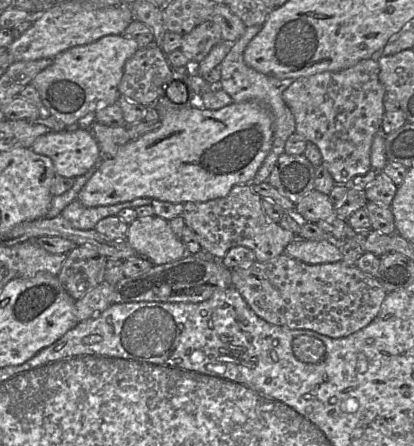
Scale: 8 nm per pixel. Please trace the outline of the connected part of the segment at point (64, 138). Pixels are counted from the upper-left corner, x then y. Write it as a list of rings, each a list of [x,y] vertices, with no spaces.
[[[87,125],[42,135],[30,148],[50,158],[55,173],[67,178],[82,176],[101,160],[98,143]]]

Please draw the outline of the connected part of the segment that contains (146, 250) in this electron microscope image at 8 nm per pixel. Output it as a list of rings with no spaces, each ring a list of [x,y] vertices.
[[[156,215],[134,220],[128,227],[126,241],[153,265],[170,263],[186,255],[183,241],[174,234],[169,222]]]

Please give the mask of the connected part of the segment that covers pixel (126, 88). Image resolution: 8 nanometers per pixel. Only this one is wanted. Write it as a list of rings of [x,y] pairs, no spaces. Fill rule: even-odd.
[[[152,44],[140,48],[126,61],[118,92],[130,101],[149,106],[164,94],[162,87],[171,80],[172,68],[166,55]]]

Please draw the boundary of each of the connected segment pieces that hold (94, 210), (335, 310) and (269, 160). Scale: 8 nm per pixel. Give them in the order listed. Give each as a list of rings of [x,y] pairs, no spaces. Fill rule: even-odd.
[[[143,197],[114,205],[85,207],[76,199],[64,208],[61,215],[74,228],[90,230],[94,229],[96,224],[103,218],[116,216],[119,211],[125,208],[137,208],[139,206],[150,205],[152,200],[151,198]]]
[[[281,254],[267,262],[254,261],[247,268],[230,270],[232,287],[267,323],[312,330],[334,339],[348,337],[368,326],[388,294],[376,278],[342,261],[309,265]]]
[[[260,25],[246,28],[246,33],[233,44],[231,50],[220,64],[220,82],[222,90],[225,91],[235,103],[250,101],[263,106],[269,111],[273,119],[274,134],[272,147],[261,167],[255,174],[251,182],[252,184],[260,184],[268,180],[279,156],[284,153],[287,139],[295,132],[296,128],[294,116],[283,100],[284,91],[294,80],[278,79],[262,74],[247,66],[244,62],[244,51],[250,41],[260,32],[261,28],[262,26]]]

